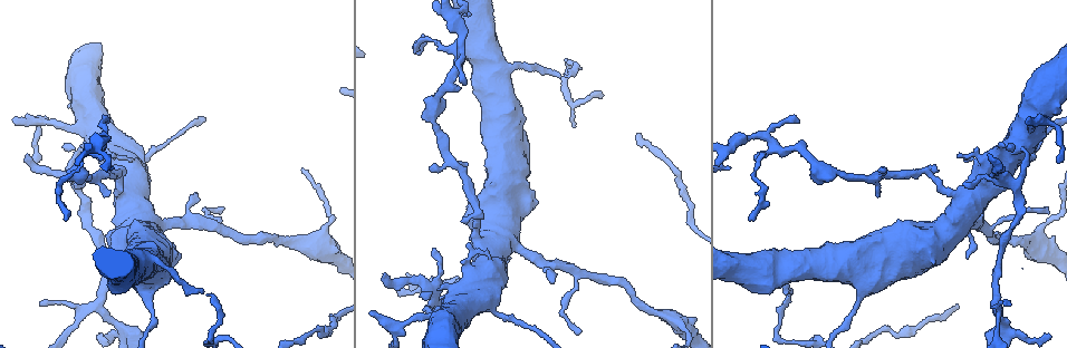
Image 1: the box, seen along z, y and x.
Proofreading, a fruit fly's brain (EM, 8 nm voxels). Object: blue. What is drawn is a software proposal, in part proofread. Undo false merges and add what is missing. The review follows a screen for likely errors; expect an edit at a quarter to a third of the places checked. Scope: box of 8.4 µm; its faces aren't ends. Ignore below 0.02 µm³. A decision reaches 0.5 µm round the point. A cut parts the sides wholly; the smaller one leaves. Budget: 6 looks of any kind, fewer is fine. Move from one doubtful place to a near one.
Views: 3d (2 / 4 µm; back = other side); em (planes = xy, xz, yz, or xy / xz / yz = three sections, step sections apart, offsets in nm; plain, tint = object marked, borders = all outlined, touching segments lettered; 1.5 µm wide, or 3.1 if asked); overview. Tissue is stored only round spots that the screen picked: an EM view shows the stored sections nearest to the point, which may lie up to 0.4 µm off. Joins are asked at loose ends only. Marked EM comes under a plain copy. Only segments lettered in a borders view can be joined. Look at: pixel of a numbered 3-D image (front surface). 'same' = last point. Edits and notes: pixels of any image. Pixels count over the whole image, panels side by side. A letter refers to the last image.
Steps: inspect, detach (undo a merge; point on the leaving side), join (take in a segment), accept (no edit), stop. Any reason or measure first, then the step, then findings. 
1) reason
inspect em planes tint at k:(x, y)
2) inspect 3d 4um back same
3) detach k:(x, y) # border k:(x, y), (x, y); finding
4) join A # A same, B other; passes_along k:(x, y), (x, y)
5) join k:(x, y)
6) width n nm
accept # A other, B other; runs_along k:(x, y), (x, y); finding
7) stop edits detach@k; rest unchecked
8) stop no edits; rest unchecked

an open end
inspect 3d 2um at 1:(423, 36)

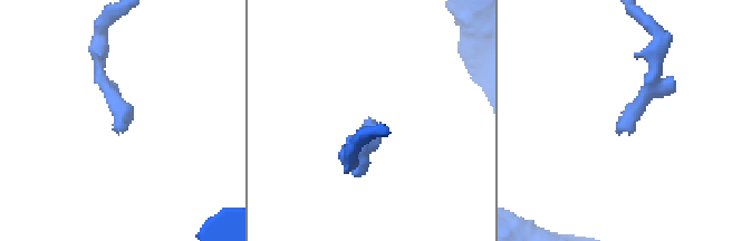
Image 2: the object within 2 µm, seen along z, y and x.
now the EM
inspect em planes borders at 2:(621, 133)

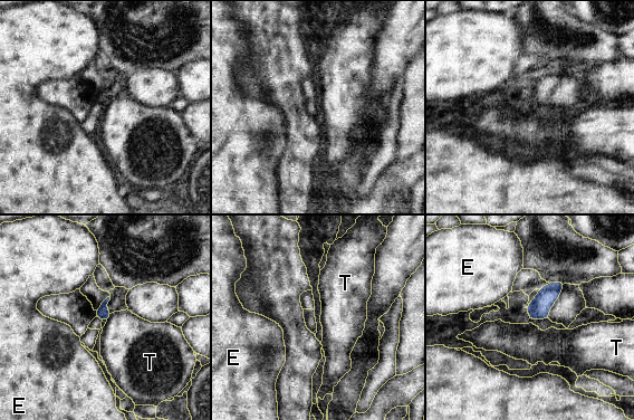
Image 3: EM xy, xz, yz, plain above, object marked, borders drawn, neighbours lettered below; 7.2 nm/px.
accept # E other, T other; border 3:(112, 313), (106, 322); no lettered segment goes on from it

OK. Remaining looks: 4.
free end
inspect 3d 4um at 1:(29, 154)

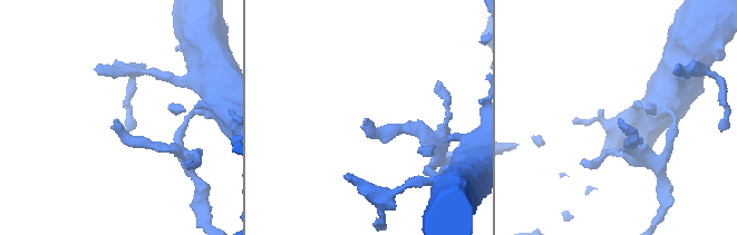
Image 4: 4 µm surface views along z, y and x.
now the EM
inspect em planes borders at 4:(365, 119)

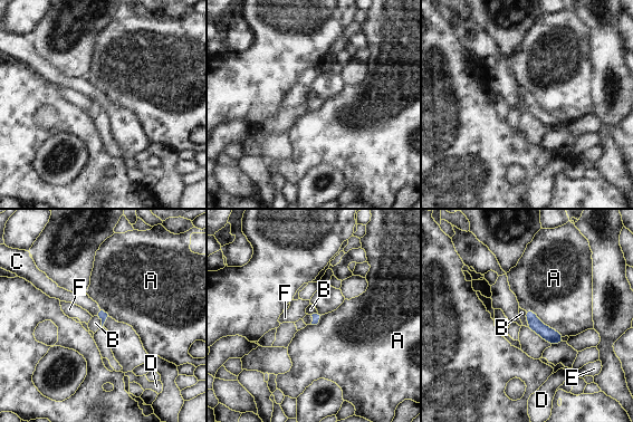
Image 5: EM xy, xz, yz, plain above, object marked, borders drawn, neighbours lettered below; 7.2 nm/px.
join C # A other, B other, C same, D other, E other, F other; the neuron continues

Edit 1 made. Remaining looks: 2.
stop edits join@5; rest unchecked

